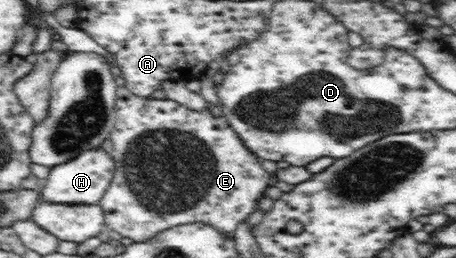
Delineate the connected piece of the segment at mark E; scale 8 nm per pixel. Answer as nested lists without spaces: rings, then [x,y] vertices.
[[[125,85],[117,86],[117,99],[115,100],[115,110],[117,121],[113,126],[112,132],[108,139],[112,143],[111,156],[115,161],[116,168],[113,170],[112,180],[109,182],[108,188],[98,201],[98,205],[104,212],[104,225],[109,229],[117,231],[123,237],[129,237],[133,241],[141,241],[152,239],[156,233],[163,232],[164,229],[172,228],[174,225],[191,224],[191,223],[205,223],[217,228],[219,232],[225,232],[225,235],[233,236],[235,228],[240,221],[243,221],[255,207],[257,207],[257,199],[263,195],[265,187],[269,185],[269,175],[267,171],[261,169],[259,165],[259,157],[251,153],[247,149],[240,137],[232,130],[231,126],[225,119],[215,119],[211,117],[207,111],[187,109],[184,105],[169,98],[144,98],[132,94]]]

